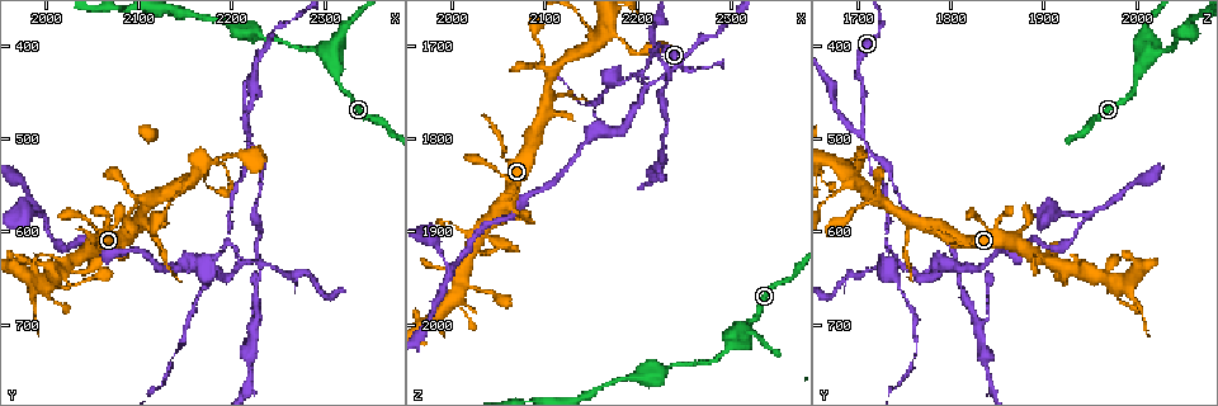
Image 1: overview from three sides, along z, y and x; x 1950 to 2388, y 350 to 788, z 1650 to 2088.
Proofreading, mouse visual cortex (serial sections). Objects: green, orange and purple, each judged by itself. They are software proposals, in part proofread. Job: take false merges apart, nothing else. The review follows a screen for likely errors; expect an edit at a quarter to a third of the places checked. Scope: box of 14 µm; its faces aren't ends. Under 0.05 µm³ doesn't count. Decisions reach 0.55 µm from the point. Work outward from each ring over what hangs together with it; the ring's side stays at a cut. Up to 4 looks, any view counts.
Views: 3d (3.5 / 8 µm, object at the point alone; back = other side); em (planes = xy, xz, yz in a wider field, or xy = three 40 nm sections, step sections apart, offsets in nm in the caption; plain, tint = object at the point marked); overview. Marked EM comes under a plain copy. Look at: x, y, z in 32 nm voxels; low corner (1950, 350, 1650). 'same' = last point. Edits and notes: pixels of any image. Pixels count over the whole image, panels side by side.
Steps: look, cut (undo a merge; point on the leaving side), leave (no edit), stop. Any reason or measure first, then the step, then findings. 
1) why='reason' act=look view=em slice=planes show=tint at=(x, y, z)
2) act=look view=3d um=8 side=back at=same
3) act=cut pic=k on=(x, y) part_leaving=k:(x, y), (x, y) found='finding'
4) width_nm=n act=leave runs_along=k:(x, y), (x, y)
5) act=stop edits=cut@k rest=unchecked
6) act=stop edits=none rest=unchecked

act=look view=3d um=3.5 at=(2320, 380, 2010)

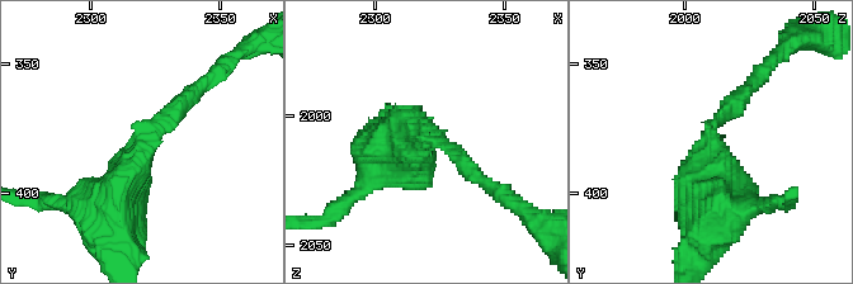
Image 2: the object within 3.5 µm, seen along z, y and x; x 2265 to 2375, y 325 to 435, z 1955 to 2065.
arm_widths_nm=200,600 act=look view=em slice=xy step=3 show=tint at=(2321, 379, 2009)

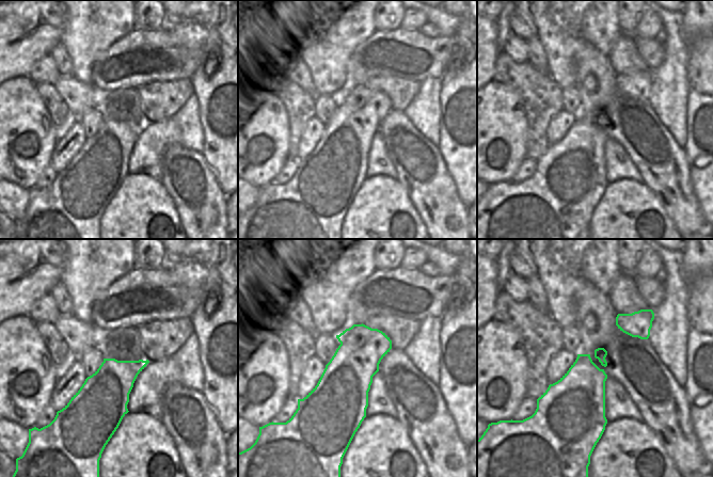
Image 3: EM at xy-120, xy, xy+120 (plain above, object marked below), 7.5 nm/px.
act=leave runs_along=2:(102, 217), (141, 140), (199, 85) found='continuous, no second cell'

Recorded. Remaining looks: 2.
act=look view=3d um=3.5 at=(2220, 505, 1710)

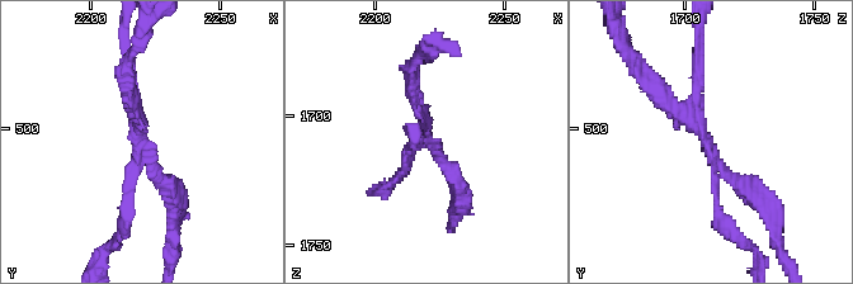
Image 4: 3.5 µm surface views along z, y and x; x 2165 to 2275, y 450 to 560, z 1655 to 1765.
arms=4 arm_widths_nm=100,150,200,200 why='now the EM' act=look view=em slice=xy step=3 show=tint at=(2218, 504, 1708)

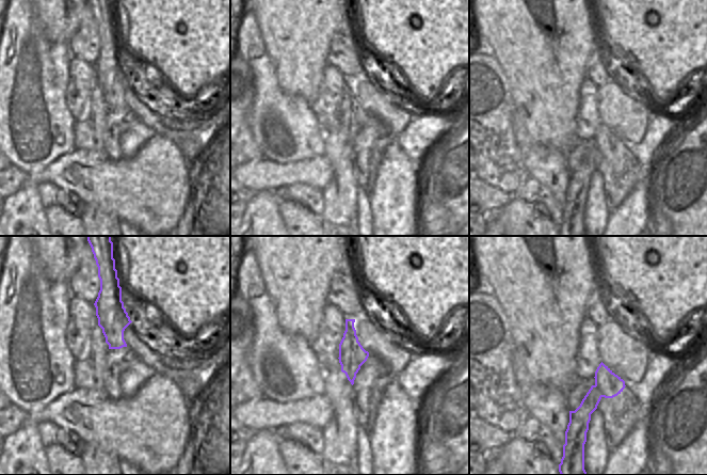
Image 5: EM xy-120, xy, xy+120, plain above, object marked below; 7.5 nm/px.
width_nm=200 act=cut pic=4 on=(651, 76) found='two cells meet here'

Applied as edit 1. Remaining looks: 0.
act=stop edits=cut@4 rest=unchecked

